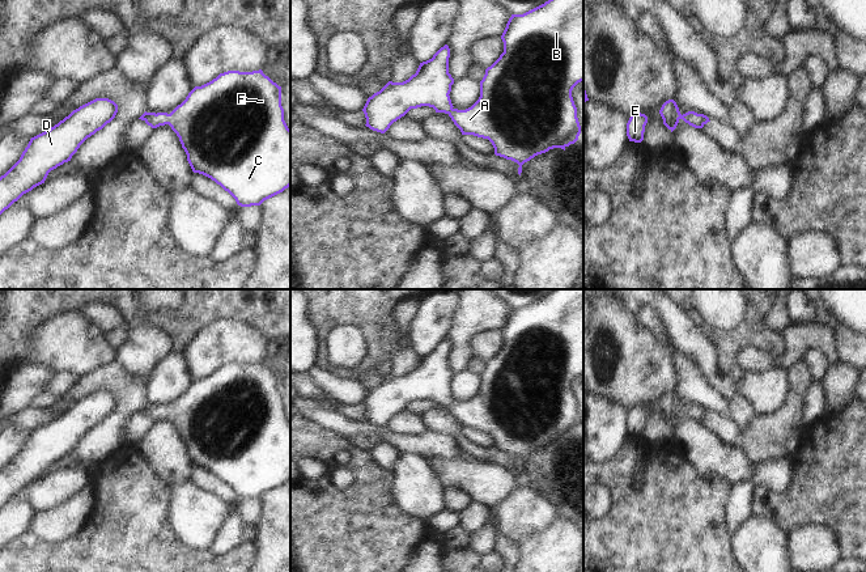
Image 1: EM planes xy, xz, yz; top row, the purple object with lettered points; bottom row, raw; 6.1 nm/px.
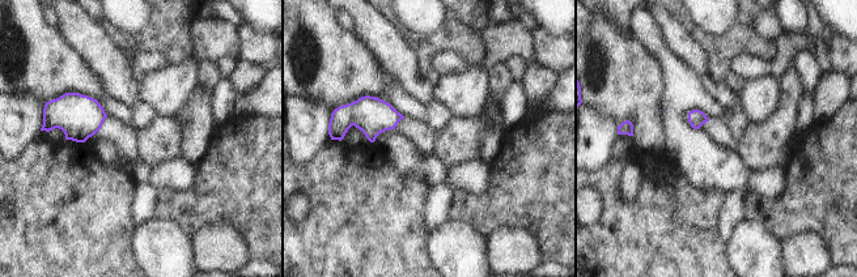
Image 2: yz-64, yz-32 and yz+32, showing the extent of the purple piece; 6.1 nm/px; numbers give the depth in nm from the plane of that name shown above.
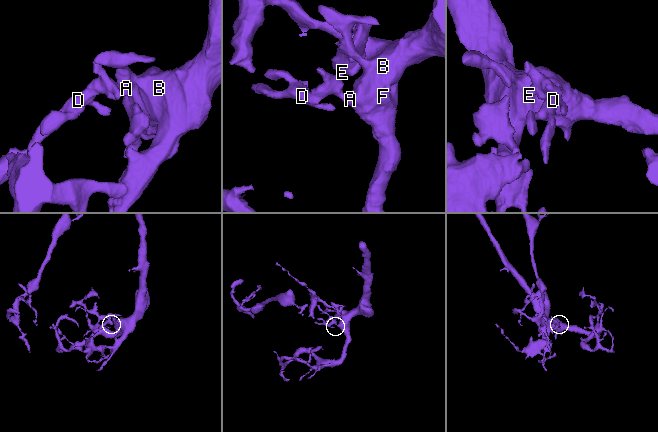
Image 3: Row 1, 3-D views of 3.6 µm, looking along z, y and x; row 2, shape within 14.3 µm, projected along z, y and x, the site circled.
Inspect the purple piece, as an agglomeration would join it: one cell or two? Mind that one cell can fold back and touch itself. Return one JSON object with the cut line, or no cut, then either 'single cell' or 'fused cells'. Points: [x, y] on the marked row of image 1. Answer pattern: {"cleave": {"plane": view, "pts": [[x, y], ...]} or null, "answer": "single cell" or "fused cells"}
{"cleave": null, "answer": "single cell"}

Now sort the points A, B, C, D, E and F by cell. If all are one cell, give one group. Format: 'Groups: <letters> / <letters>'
Groups: A B C D E F.

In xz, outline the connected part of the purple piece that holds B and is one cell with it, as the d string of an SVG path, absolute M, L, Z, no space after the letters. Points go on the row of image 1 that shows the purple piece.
M548 0L523 14L511 14L501 39L504 52L485 69L485 75L480 81L480 97L471 107L458 110L451 103L449 94L454 79L449 73L450 48L445 45L432 59L420 63L416 73L408 80L403 82L389 81L379 92L368 98L362 109L366 118L365 126L385 134L394 122L404 116L411 109L429 106L436 113L447 114L462 135L488 139L494 148L496 156L519 165L519 175L522 165L535 156L553 148L565 151L566 147L578 140L581 134L572 90L578 82L583 81L583 0Z

